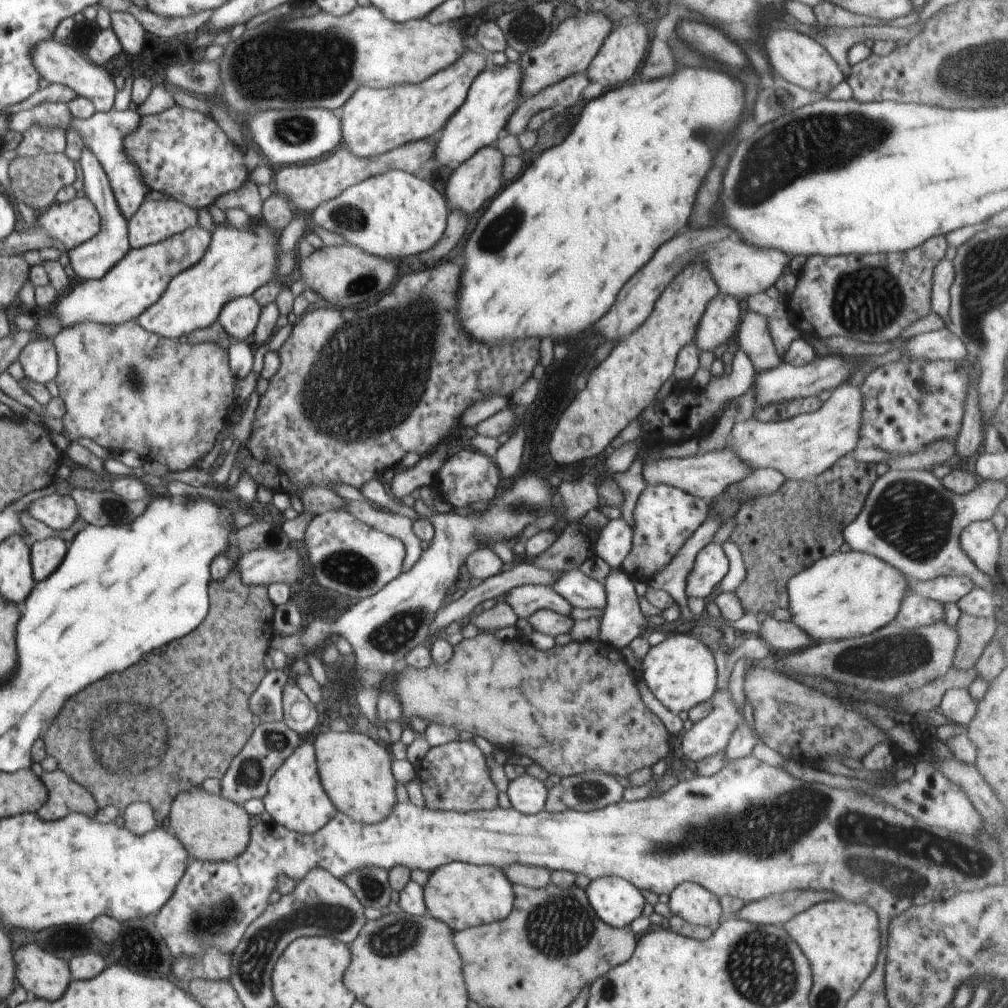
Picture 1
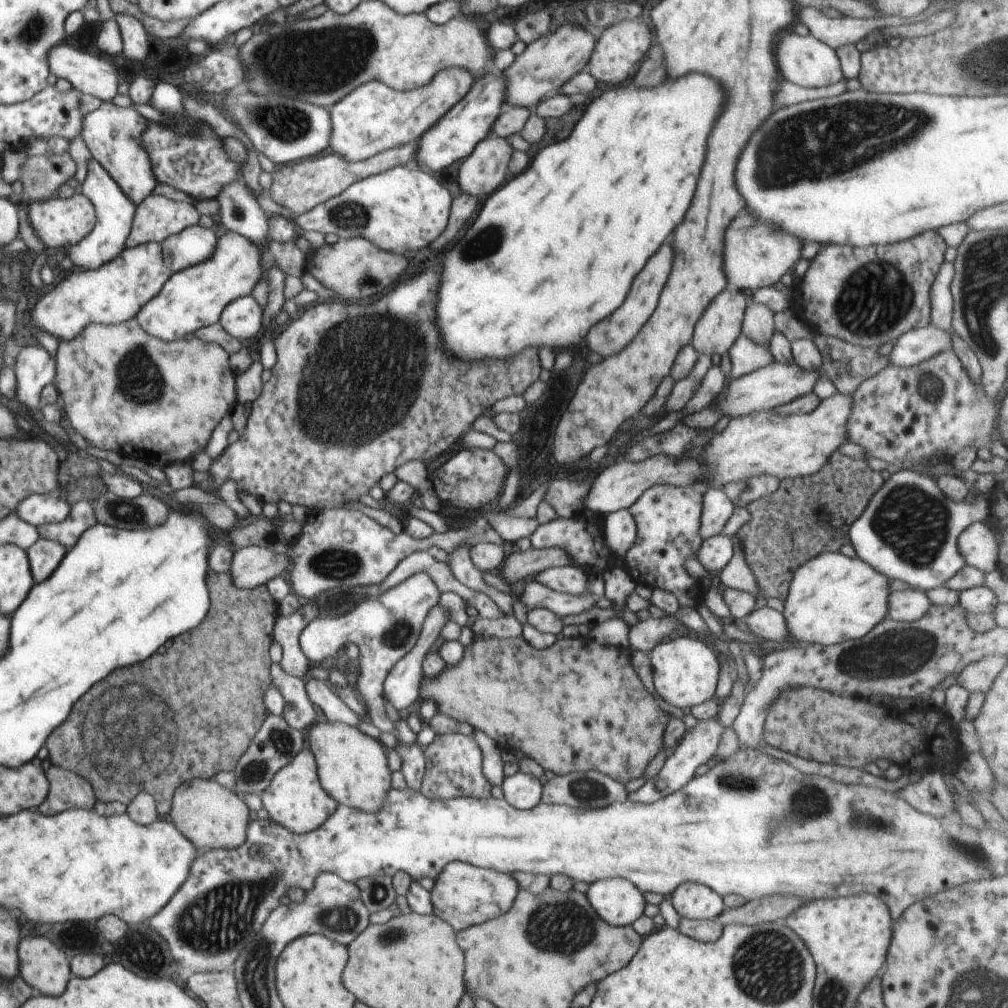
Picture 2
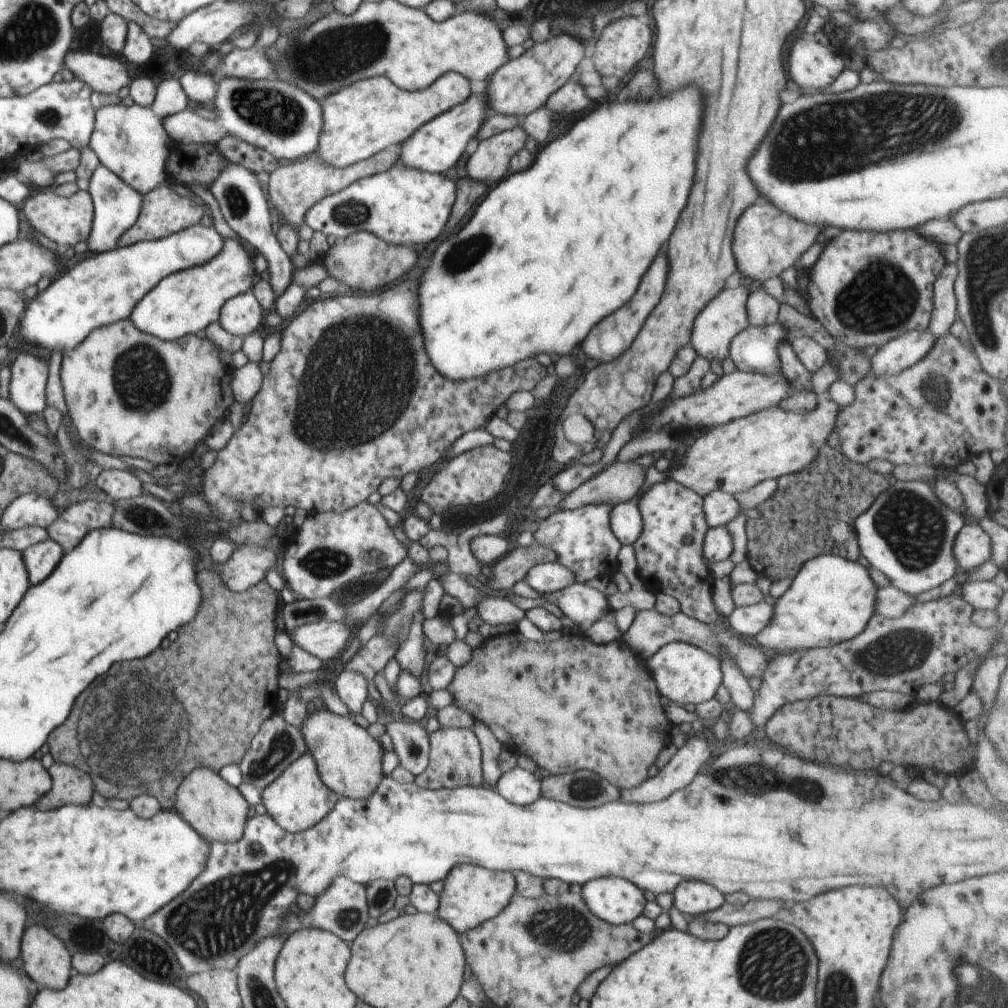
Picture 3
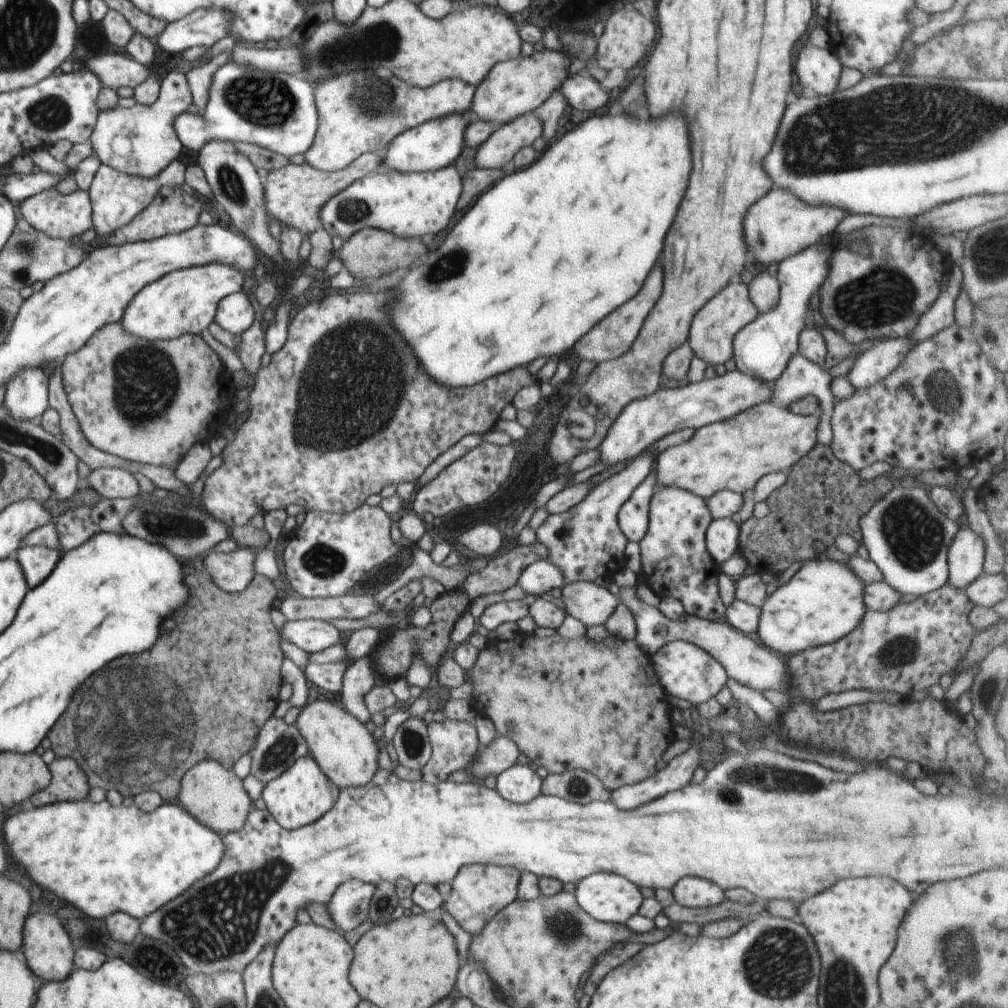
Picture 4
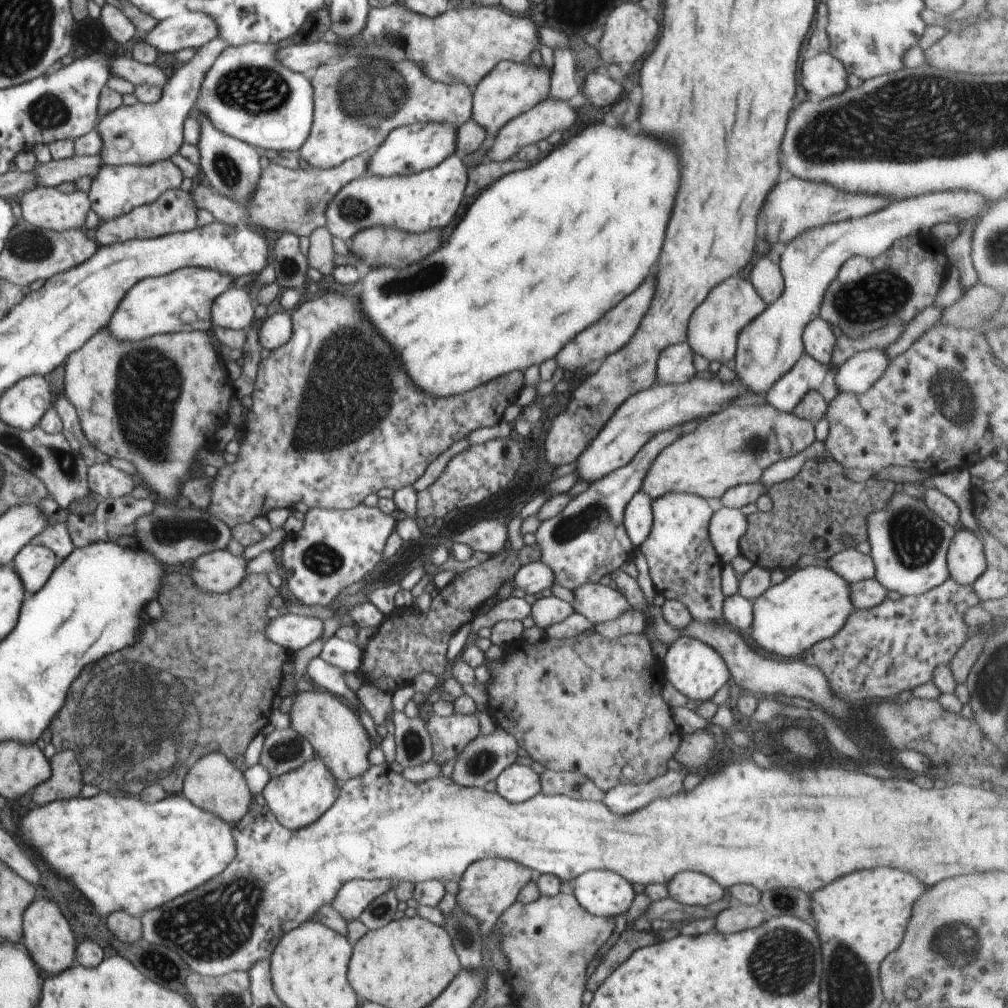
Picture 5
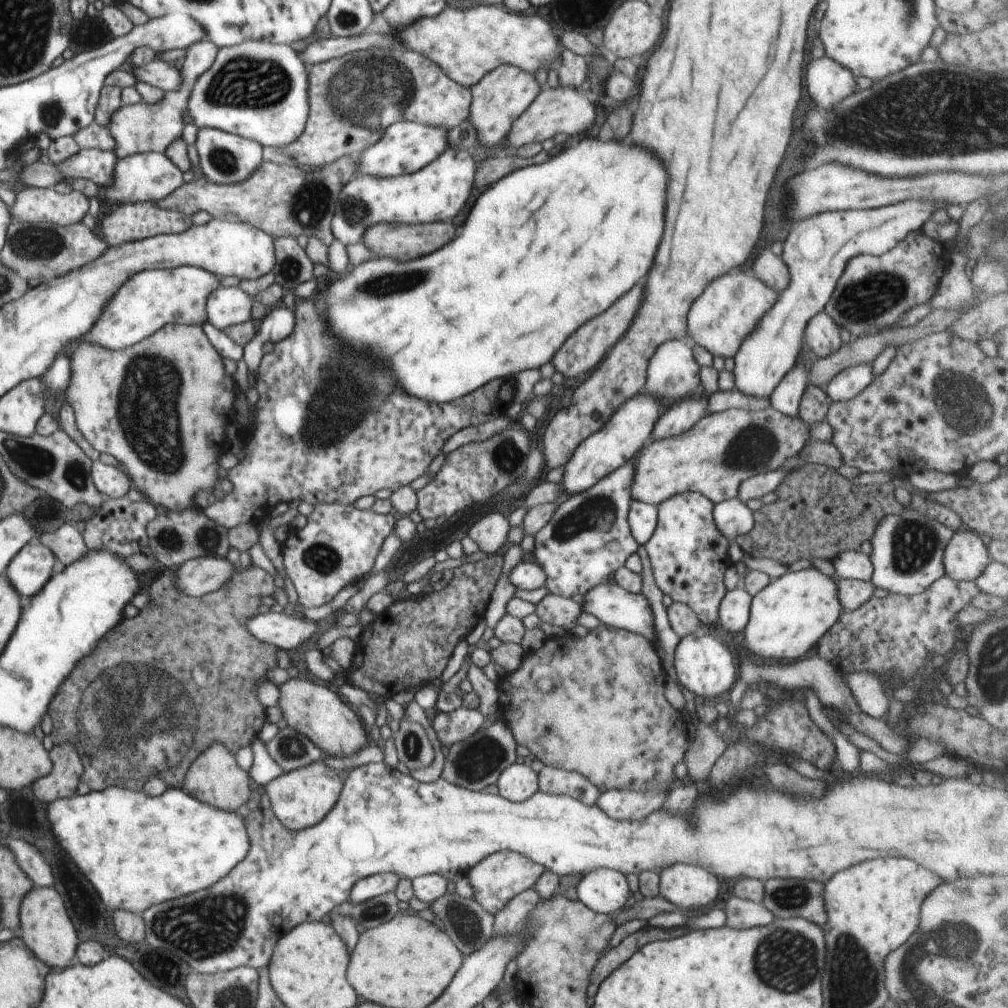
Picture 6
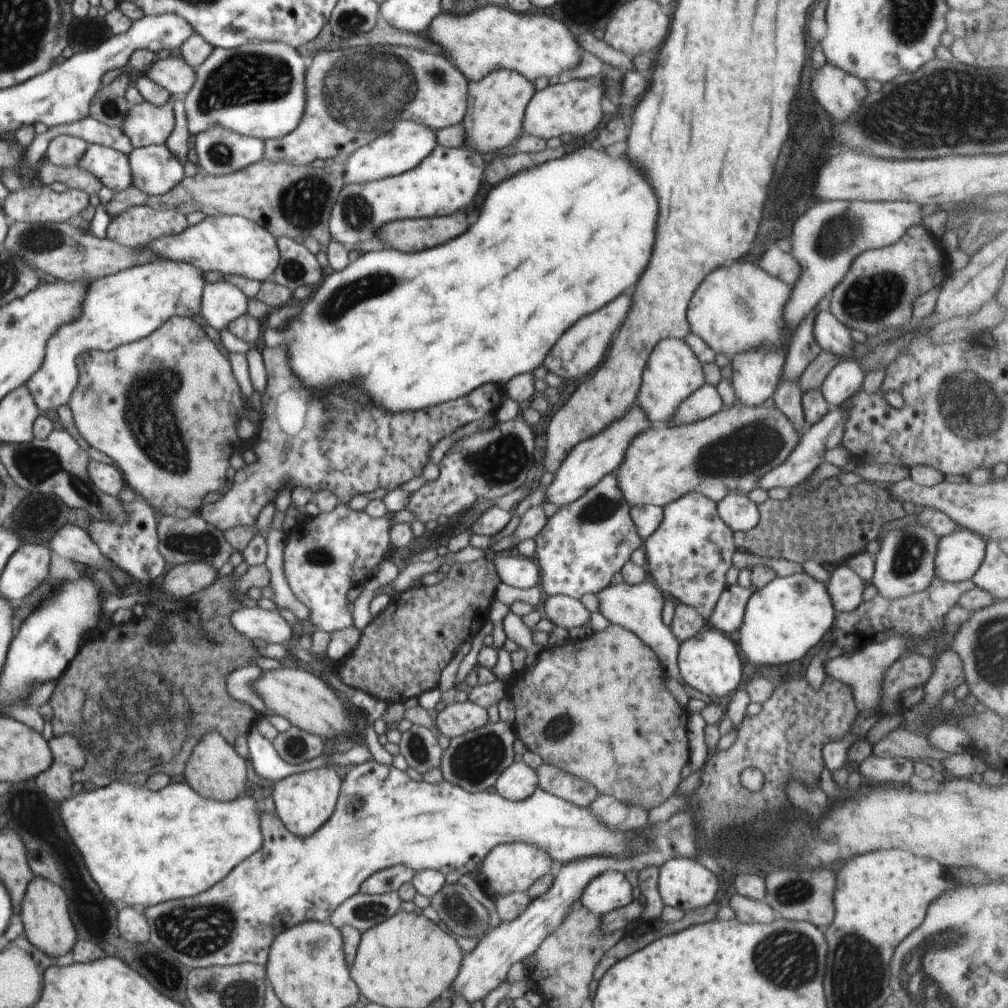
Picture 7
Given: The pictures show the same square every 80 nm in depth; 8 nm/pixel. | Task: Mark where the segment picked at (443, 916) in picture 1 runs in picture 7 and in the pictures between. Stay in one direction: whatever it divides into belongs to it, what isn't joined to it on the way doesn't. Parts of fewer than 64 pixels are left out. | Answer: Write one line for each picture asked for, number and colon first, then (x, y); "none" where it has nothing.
2: (464, 895)
3: (471, 894)
4: (480, 892)
5: (489, 887)
6: (499, 877)
7: (512, 867)

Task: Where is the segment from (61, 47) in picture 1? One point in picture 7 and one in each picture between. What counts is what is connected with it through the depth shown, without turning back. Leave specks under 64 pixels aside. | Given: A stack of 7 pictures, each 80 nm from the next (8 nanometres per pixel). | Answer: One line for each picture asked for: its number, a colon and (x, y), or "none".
2: (91, 75)
3: (104, 75)
4: (114, 70)
5: (125, 67)
6: (167, 76)
7: (175, 74)

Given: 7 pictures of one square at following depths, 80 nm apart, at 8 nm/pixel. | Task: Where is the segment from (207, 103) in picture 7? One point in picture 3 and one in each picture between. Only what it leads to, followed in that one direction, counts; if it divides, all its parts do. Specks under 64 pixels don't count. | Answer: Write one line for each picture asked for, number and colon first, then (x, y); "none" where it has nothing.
3: (278, 117)
4: (274, 110)
5: (246, 94)
6: (258, 90)

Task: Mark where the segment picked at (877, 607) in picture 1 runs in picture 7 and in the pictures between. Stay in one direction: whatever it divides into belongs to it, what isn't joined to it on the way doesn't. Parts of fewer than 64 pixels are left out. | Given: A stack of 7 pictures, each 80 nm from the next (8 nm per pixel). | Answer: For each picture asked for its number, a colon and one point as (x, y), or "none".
2: (833, 598)
3: (832, 599)
4: (824, 601)
5: (813, 604)
6: (790, 616)
7: (783, 621)

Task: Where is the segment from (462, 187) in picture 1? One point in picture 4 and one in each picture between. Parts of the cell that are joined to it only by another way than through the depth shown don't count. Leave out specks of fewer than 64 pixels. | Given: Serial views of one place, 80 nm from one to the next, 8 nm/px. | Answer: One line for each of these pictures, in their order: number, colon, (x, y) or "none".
2: (481, 173)
3: (488, 164)
4: (501, 147)

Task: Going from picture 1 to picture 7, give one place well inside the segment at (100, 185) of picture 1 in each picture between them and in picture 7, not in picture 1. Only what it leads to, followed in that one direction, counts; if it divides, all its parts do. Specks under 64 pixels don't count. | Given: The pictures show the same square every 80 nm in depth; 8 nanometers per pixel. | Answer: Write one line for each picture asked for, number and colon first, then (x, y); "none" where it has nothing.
2: (114, 210)
3: (116, 206)
4: (116, 197)
5: (116, 190)
6: (148, 177)
7: (155, 169)

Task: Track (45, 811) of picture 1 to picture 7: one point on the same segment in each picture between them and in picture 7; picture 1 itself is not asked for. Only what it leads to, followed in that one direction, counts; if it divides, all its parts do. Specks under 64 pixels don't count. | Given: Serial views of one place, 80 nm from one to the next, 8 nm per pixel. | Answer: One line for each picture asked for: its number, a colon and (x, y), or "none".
2: (67, 790)
3: (70, 786)
4: (68, 782)
5: (66, 780)
6: (61, 783)
7: (68, 754)

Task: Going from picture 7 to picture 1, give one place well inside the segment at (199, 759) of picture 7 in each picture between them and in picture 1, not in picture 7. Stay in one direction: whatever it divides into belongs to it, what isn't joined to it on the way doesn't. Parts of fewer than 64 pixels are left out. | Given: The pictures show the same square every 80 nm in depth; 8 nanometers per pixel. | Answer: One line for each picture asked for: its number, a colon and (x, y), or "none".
1: (213, 829)
2: (212, 816)
3: (218, 812)
4: (215, 795)
5: (214, 783)
6: (215, 778)

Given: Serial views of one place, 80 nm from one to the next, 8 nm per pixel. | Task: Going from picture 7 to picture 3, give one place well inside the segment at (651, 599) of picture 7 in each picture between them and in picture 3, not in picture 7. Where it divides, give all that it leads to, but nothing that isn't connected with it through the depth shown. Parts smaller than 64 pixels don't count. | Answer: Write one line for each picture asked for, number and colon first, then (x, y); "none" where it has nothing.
3: (584, 605)
4: (591, 604)
5: (595, 602)
6: (612, 605)

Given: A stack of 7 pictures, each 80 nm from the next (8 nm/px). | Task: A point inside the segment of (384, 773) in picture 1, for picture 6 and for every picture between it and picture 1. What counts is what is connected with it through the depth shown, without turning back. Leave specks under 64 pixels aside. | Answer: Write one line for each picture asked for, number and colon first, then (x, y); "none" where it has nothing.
2: (352, 767)
3: (349, 760)
4: (347, 753)
5: (336, 733)
6: (314, 710)

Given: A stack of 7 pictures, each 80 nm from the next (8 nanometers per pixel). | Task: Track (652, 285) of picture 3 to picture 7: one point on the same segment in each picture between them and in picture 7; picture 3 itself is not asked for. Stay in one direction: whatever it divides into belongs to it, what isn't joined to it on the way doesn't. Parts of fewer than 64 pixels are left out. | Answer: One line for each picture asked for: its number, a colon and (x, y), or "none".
4: (614, 336)
5: (616, 328)
6: (580, 354)
7: (581, 349)

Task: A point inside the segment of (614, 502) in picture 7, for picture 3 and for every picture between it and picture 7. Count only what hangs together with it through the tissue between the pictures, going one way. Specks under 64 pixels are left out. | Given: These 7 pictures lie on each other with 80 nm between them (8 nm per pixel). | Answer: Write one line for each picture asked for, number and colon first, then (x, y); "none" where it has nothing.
3: (582, 539)
4: (585, 542)
5: (586, 541)
6: (588, 538)

